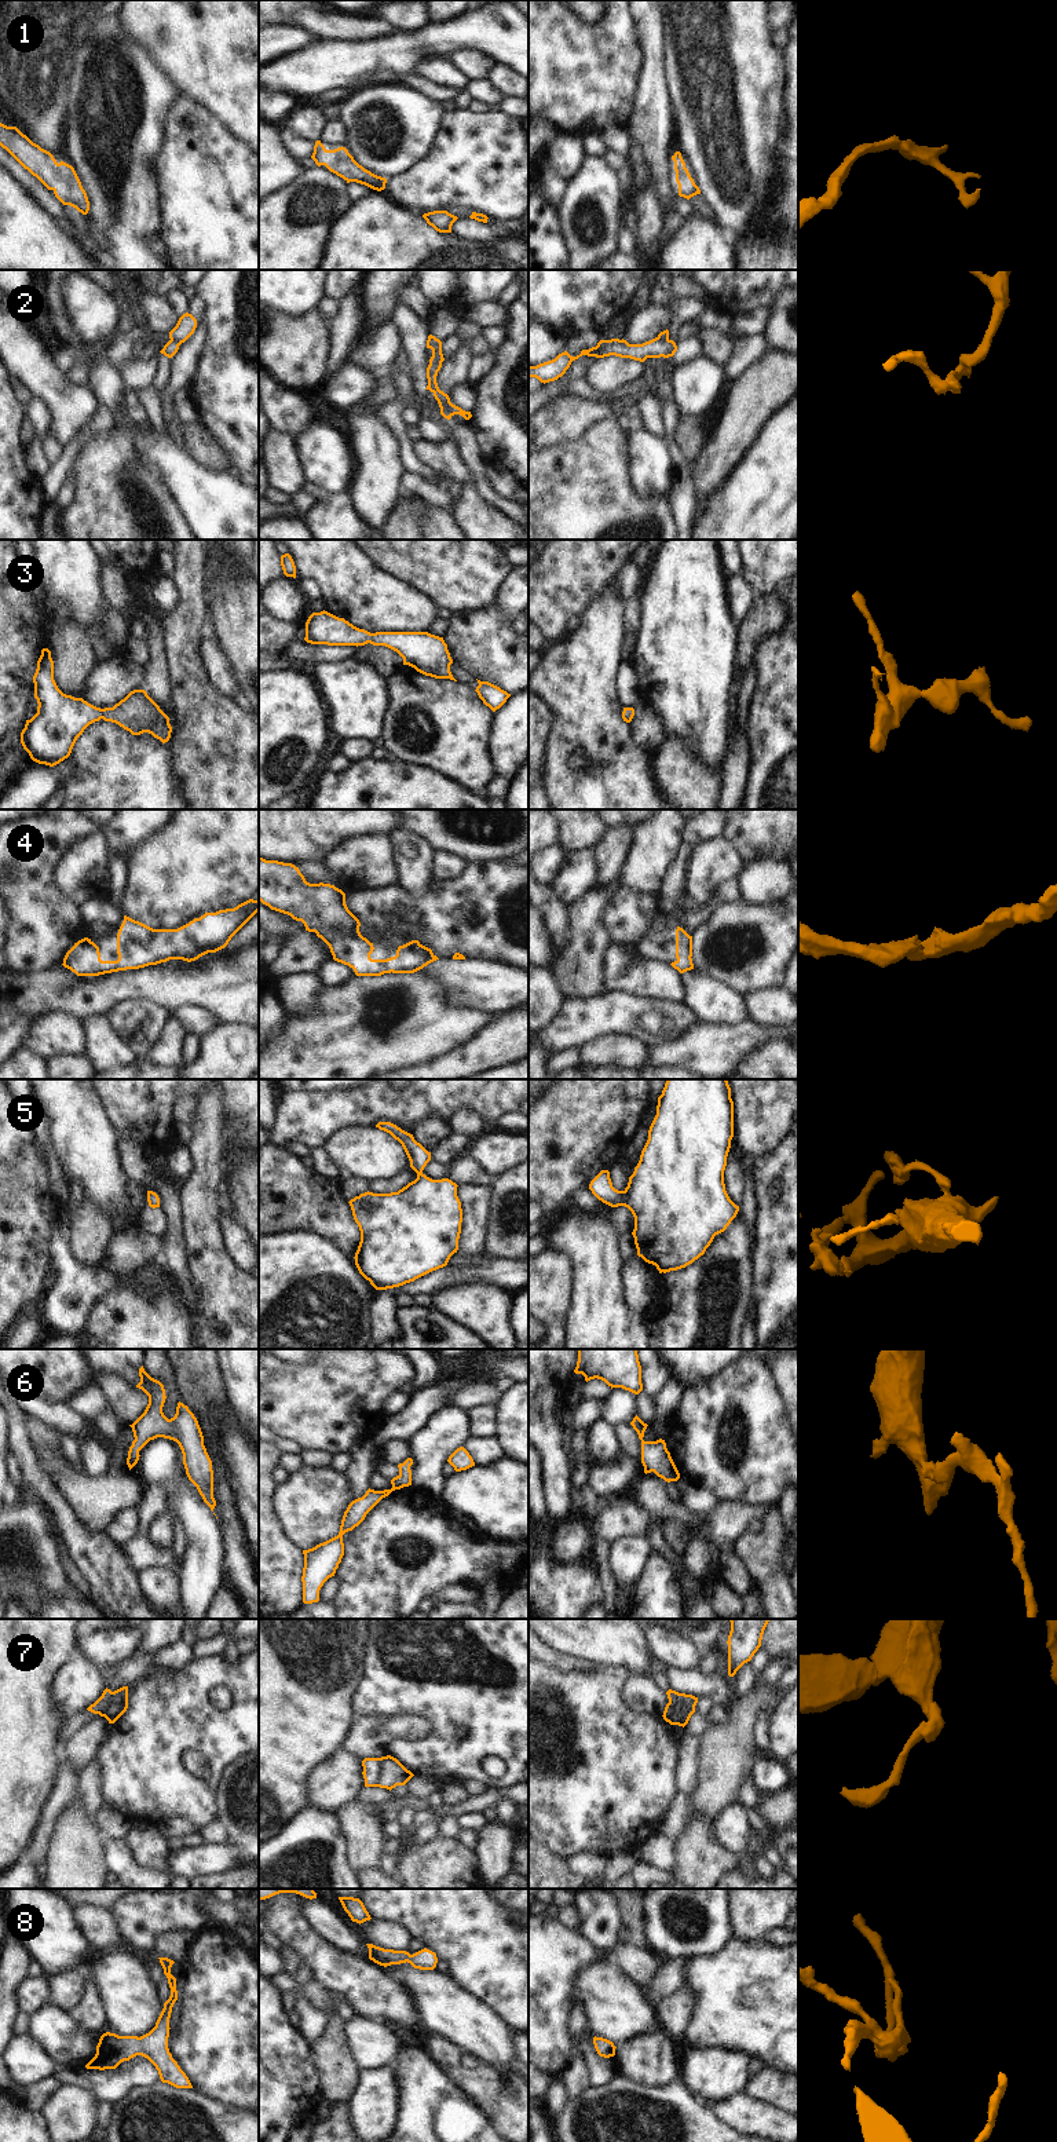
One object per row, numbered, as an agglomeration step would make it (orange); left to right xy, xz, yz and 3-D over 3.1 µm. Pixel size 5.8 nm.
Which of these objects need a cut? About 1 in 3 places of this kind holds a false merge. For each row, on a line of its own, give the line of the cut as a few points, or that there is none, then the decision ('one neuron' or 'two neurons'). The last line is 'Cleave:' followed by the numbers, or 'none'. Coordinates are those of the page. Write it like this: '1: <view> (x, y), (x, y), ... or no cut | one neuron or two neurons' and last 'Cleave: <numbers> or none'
1: no cut | one neuron
2: xz (449, 399), (442, 406), (452, 415) | two neurons
3: no cut | one neuron
4: no cut | one neuron
5: no cut | one neuron
6: no cut | one neuron
7: yz (681, 1693), (681, 1707), (679, 1710) | two neurons
8: no cut | one neuron
Cleave: 2, 7

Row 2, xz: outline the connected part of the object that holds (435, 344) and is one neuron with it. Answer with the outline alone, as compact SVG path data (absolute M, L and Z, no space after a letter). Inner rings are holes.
M429 335L427 340L427 348L432 350L432 357L427 368L428 385L425 390L429 390L434 394L435 399L439 403L440 414L445 418L450 420L451 414L446 409L442 407L446 402L450 401L450 398L447 394L439 390L438 383L436 383L438 372L440 370L442 362L445 361L443 354L442 354L442 341L436 339L435 336Z

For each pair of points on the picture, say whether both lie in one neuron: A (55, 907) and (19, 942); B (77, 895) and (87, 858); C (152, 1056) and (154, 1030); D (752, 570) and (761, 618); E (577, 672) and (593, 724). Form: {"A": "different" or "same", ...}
{"A": "same", "B": "same", "C": "different", "D": "different", "E": "same"}

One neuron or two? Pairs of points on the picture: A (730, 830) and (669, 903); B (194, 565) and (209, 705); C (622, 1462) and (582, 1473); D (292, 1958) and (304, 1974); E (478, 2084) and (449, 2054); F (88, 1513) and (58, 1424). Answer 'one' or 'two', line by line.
A: two
B: one
C: two
D: one
E: two
F: two

